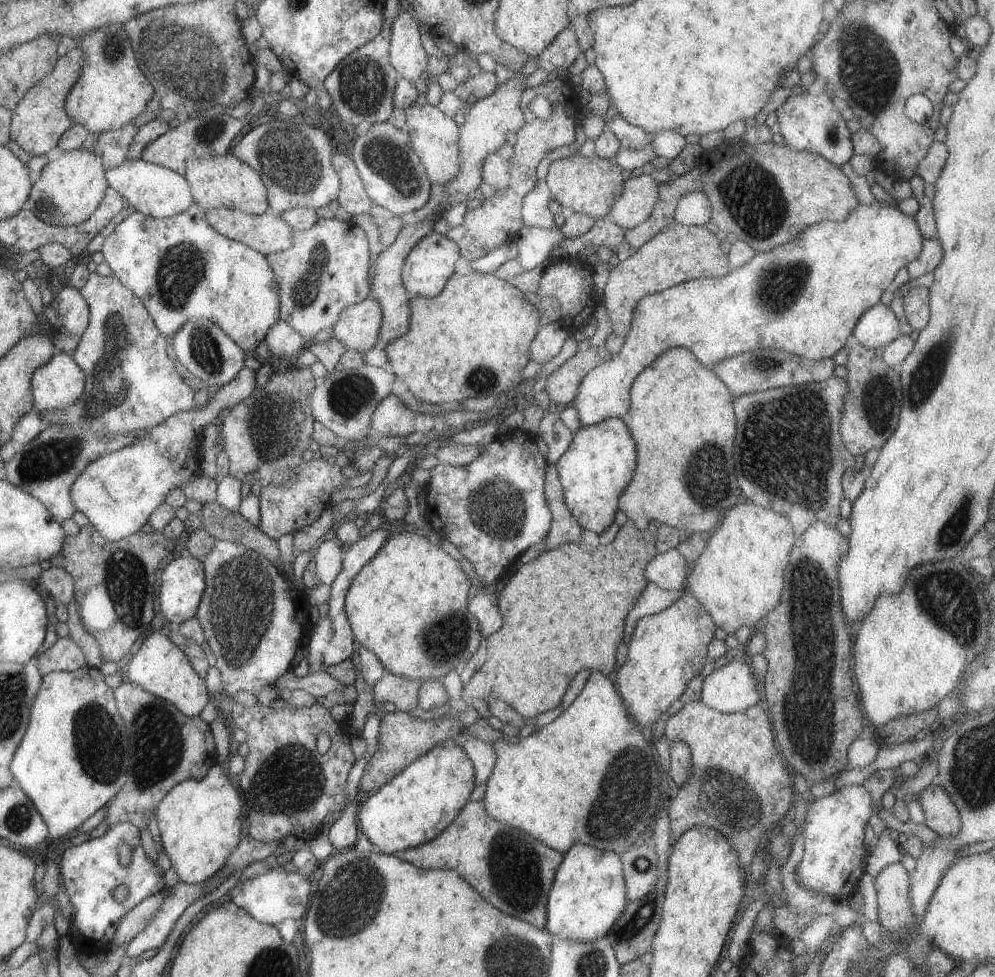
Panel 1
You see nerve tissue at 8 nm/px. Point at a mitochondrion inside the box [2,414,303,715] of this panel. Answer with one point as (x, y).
(239, 604)

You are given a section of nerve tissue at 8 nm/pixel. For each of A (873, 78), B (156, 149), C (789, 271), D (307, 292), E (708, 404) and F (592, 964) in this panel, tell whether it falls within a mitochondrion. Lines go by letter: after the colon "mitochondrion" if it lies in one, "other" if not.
A: mitochondrion
B: other
C: mitochondrion
D: mitochondrion
E: other
F: mitochondrion

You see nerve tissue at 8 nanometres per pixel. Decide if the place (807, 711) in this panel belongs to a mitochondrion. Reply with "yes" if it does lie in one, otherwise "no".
yes

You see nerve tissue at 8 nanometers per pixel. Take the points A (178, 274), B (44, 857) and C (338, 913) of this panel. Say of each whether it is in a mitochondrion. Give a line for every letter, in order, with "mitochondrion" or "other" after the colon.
A: mitochondrion
B: other
C: mitochondrion

